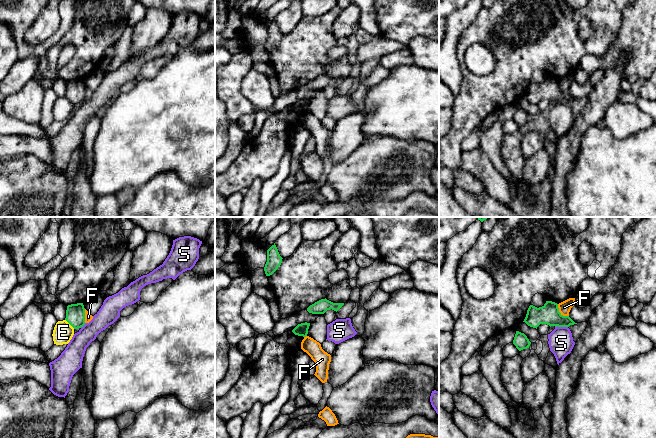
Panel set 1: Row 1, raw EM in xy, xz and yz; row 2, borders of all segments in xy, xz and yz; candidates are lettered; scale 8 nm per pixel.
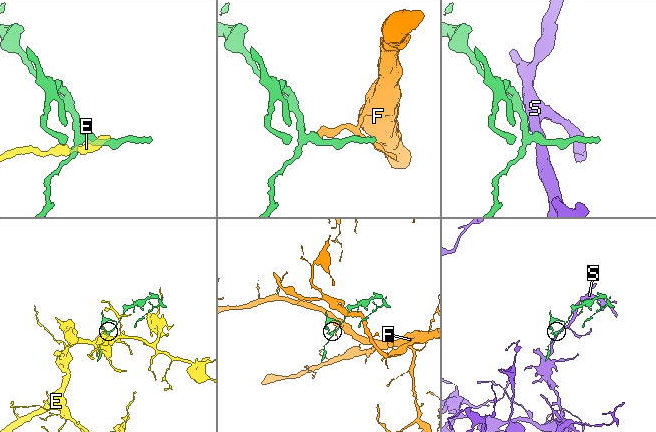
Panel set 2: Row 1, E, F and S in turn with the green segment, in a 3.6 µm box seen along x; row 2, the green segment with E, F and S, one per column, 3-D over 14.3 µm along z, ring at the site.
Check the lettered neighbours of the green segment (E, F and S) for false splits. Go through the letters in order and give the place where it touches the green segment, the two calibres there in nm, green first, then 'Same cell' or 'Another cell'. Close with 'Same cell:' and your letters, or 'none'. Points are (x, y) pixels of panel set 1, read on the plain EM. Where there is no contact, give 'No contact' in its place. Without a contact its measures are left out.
E: Touches green at xy (70, 100). Thickness 160 nm (green) against 160 nm. Another cell
F: Touches green at yz (559, 88). Thickness 170 nm (green) against 100 nm. Another cell
S: Touches green at yz (561, 102). Thickness 170 nm (green) against 200 nm. Another cell
Same cell: none

